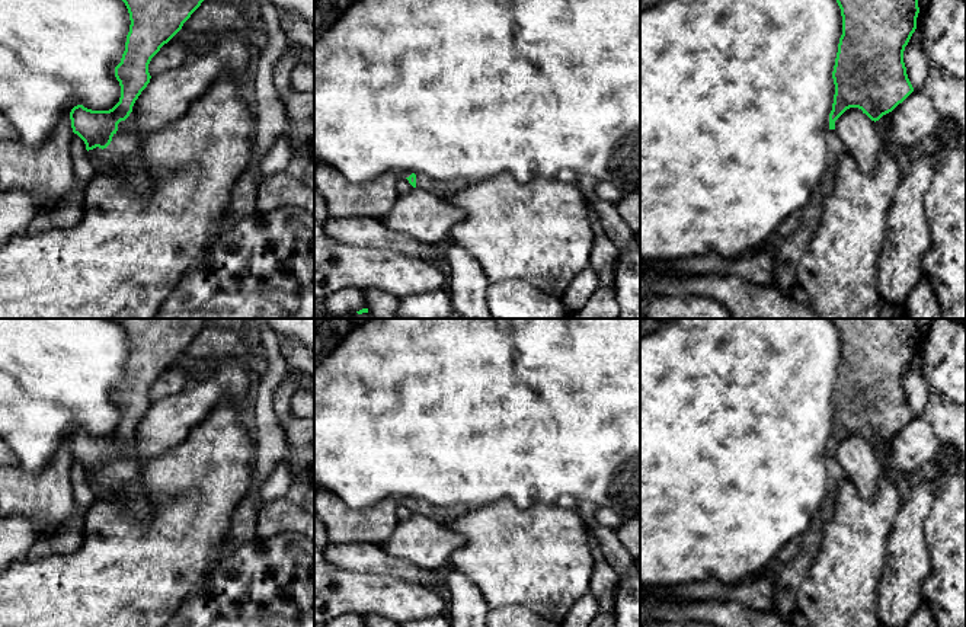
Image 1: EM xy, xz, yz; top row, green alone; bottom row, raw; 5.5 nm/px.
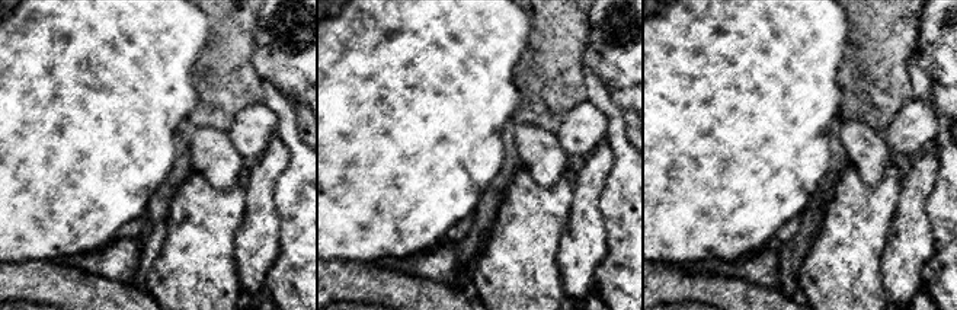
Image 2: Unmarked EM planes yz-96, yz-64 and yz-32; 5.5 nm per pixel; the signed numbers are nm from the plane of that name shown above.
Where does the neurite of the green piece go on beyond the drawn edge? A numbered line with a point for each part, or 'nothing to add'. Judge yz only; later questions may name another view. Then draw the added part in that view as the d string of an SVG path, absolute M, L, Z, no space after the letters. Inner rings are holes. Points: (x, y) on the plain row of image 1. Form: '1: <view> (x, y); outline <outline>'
1: yz (795, 562); outline M828 455L826 471L826 495L822 508L816 512L809 530L789 543L770 569L774 583L773 611L787 623L793 623L799 611L800 586L819 554L825 527L835 512L837 489L847 477L835 455Z

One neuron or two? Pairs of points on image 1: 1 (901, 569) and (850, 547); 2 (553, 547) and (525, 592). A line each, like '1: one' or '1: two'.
1: two
2: one

